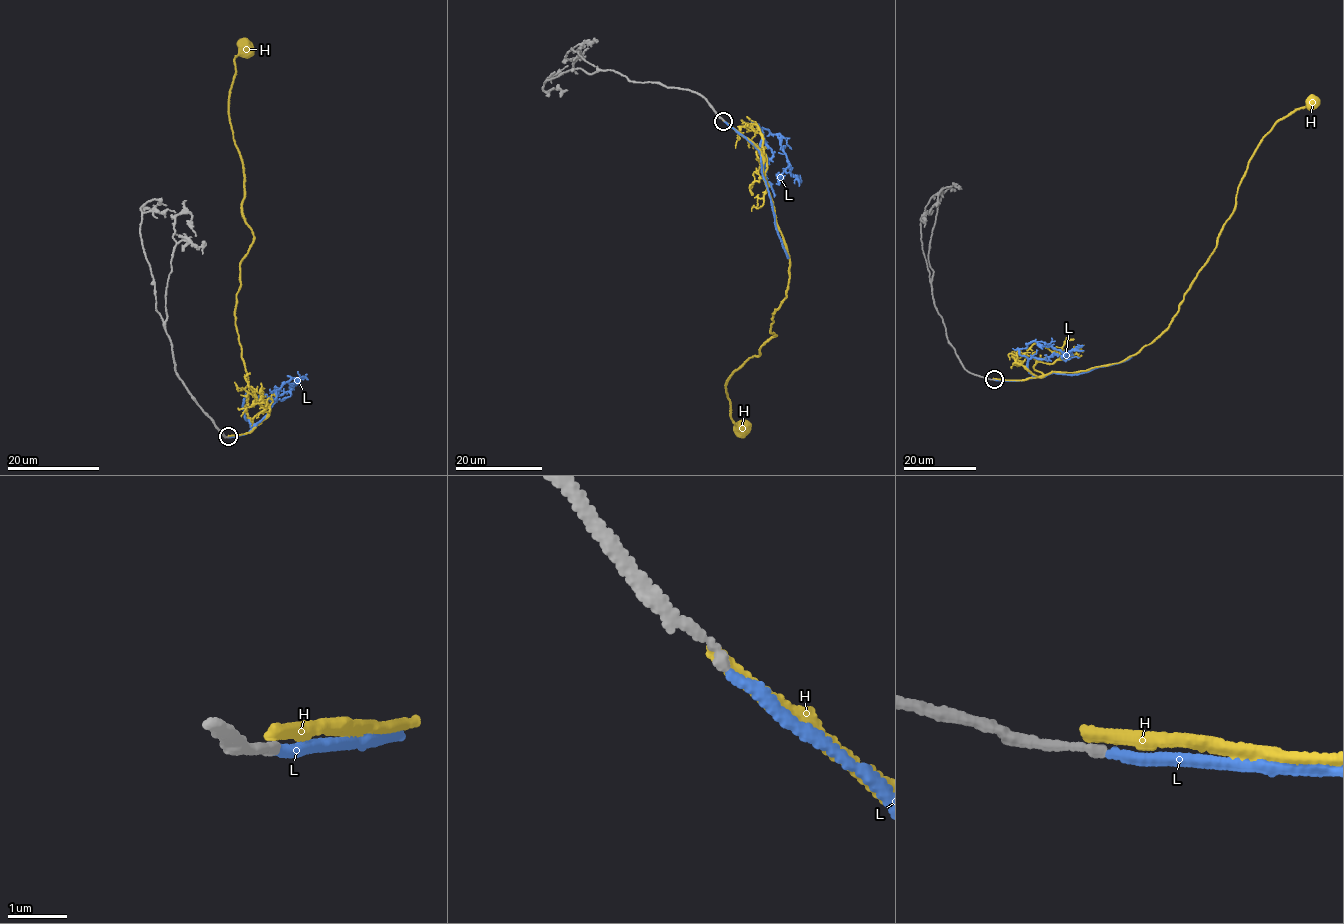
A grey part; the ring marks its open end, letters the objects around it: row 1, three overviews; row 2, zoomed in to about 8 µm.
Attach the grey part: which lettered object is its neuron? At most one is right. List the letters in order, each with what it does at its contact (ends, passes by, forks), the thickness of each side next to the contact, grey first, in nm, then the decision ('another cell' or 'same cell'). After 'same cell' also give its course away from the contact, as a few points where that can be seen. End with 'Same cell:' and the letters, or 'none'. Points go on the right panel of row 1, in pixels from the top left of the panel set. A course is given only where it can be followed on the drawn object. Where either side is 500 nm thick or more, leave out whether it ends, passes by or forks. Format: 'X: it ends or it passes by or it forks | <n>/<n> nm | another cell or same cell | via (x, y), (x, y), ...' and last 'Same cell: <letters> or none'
H: it ends | 160/240 nm | another cell
L: it ends | 150/170 nm | same cell | via (995, 379), (1020, 381), (1031, 377), (1028, 360), (1019, 349), (1033, 342), (1064, 352), (1080, 347), (1077, 344)
Same cell: L

